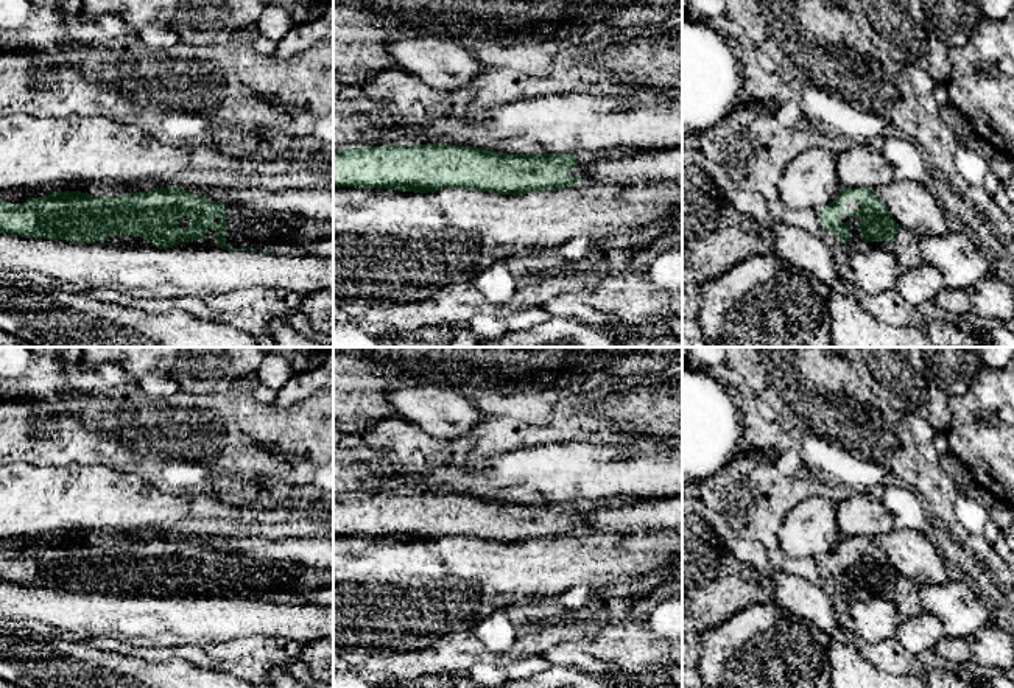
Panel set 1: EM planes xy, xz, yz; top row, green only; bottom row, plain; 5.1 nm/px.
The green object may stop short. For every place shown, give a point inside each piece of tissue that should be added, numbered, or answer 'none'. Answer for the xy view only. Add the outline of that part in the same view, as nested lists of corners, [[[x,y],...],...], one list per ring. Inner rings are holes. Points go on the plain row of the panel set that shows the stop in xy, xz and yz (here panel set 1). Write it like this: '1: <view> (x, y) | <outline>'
1: xy (112, 589) | [[[109,584],[106,590],[93,590],[100,596],[156,596],[154,591],[132,584]]]

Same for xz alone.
1: xz (580, 520) | [[[578,503],[576,504],[576,515],[573,520],[569,521],[570,526],[579,526],[581,528],[581,532],[579,534],[587,534],[586,531],[586,517],[584,517],[584,512],[587,507],[593,507],[597,506],[598,503]]]

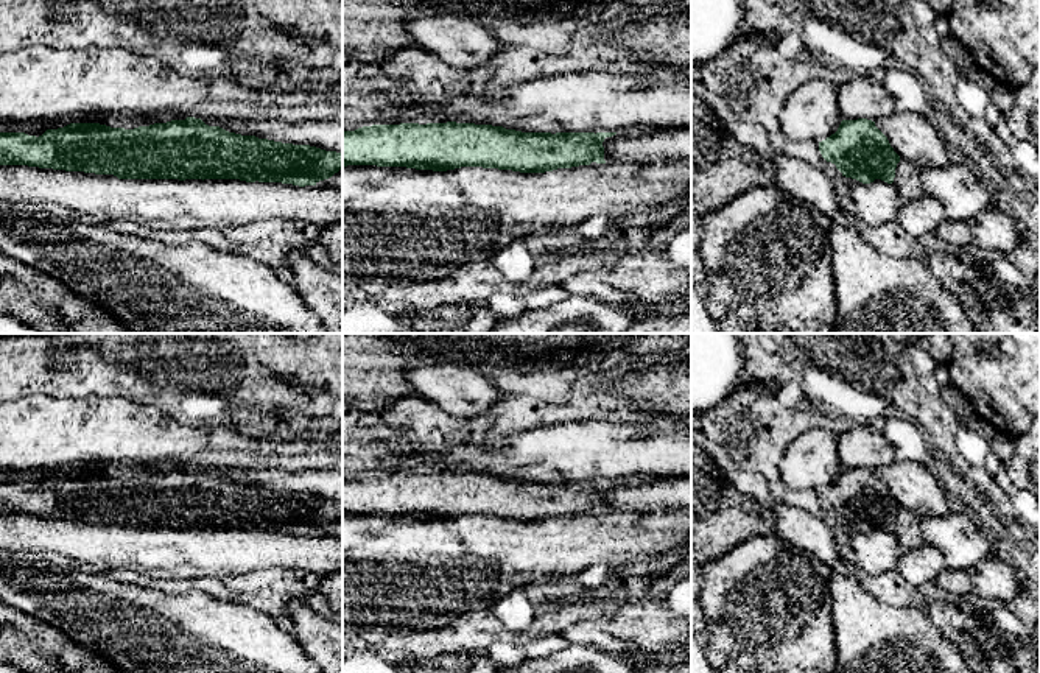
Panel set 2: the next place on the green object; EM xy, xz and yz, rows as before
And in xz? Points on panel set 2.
none

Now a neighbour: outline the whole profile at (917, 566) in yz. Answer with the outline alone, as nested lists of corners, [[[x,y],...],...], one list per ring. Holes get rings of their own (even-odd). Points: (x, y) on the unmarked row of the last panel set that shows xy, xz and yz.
[[[931,545],[903,550],[895,570],[914,587],[933,583],[947,569],[943,555]]]

